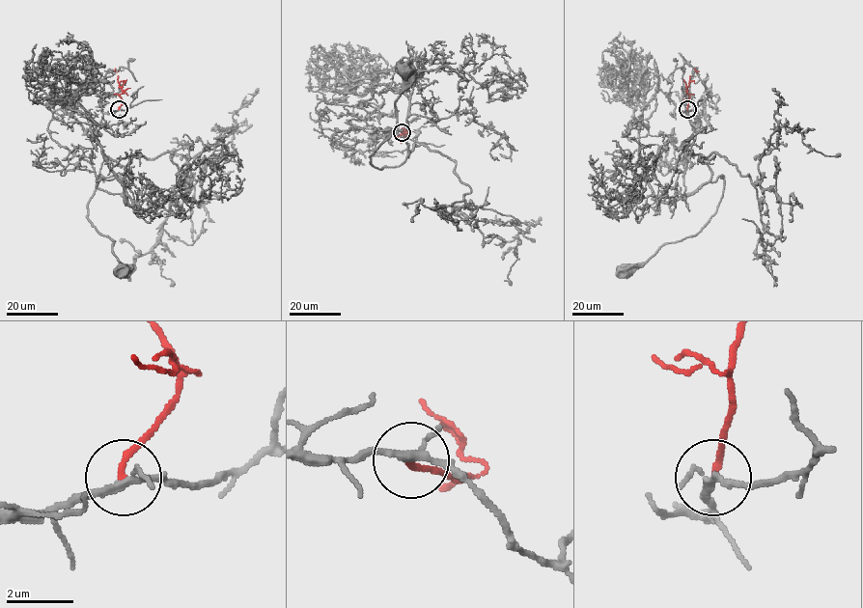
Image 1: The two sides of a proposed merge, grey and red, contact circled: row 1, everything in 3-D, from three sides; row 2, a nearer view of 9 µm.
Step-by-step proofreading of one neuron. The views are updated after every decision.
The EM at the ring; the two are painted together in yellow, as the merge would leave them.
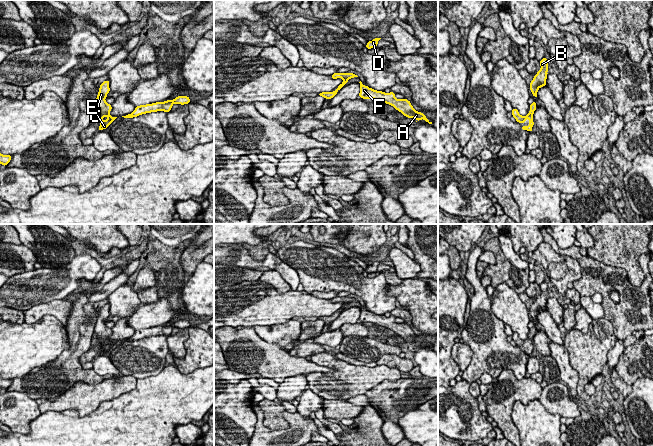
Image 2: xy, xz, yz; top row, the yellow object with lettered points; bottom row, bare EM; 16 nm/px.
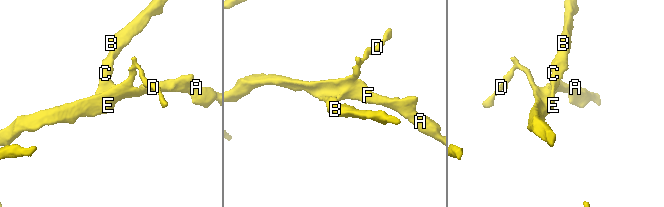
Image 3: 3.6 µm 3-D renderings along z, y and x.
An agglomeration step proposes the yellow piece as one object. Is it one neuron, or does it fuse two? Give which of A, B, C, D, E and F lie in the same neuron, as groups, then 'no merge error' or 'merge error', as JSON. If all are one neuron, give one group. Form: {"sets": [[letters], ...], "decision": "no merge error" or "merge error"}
{"sets": [["A", "B", "C", "D", "E", "F"]], "decision": "no merge error"}

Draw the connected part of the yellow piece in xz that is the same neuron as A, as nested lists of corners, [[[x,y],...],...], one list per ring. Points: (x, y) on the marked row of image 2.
[[[361,81],[359,83],[361,87],[359,97],[363,99],[374,99],[380,102],[384,102],[393,106],[405,117],[414,118],[417,121],[424,119],[427,123],[432,124],[432,122],[430,122],[422,112],[417,112],[411,105],[411,102],[407,99],[396,99],[395,93],[392,91],[390,93],[385,93],[369,88],[368,86],[363,85]]]

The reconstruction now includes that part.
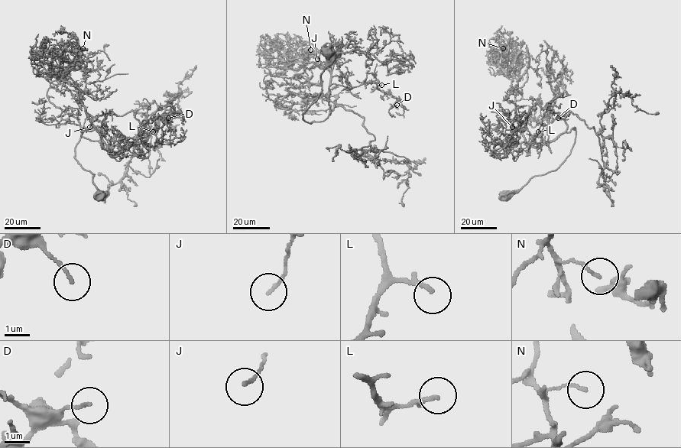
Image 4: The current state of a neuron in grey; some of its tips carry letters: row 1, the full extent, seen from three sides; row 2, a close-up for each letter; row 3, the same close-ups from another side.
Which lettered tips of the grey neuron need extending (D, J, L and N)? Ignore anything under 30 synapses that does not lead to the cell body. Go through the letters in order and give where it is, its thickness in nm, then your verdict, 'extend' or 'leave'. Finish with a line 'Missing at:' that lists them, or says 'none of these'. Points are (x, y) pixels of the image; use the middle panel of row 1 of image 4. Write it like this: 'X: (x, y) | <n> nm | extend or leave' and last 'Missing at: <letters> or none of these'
D: (397, 105) | 120 nm | leave
J: (317, 59) | 130 nm | leave
L: (381, 85) | 160 nm | extend
N: (310, 50) | 110 nm | leave
Missing at: L

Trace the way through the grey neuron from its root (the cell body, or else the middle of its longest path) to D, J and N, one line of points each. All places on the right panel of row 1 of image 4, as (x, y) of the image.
D: (504, 196), (555, 170), (569, 154), (575, 128), (536, 150), (541, 144), (534, 138), (547, 105), (558, 118)
J: (504, 196), (555, 170), (575, 137), (573, 128), (532, 146), (517, 120), (509, 123), (512, 127)
N: (504, 196), (555, 170), (570, 152), (575, 128), (536, 146), (526, 141), (503, 48)

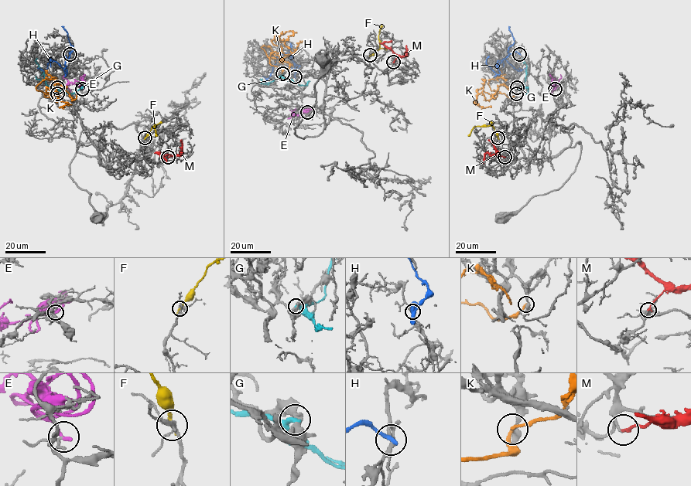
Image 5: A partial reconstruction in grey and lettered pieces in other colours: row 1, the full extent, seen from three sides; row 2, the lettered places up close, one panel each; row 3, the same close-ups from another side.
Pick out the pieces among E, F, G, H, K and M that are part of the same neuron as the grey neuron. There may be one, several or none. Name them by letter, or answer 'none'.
none

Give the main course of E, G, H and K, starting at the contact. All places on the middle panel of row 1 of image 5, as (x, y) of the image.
E: (307, 112), (294, 115), (292, 113), (295, 108)
G: (282, 74), (265, 84), (261, 80), (262, 79)
H: (295, 76), (295, 63), (289, 54), (277, 56), (271, 75), (267, 79), (262, 76)
K: (282, 73), (270, 64), (270, 56), (282, 47), (271, 42), (276, 35), (291, 31), (284, 42), (290, 49)

